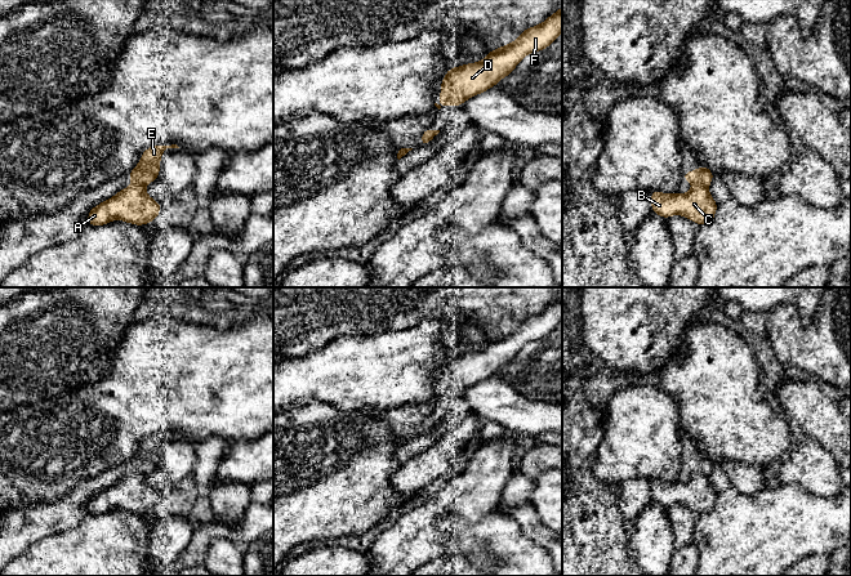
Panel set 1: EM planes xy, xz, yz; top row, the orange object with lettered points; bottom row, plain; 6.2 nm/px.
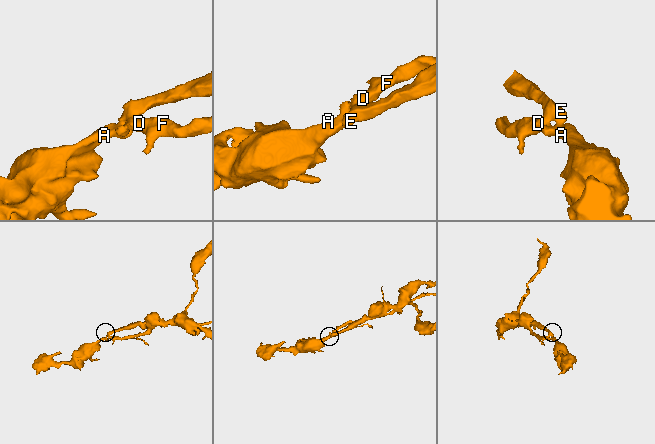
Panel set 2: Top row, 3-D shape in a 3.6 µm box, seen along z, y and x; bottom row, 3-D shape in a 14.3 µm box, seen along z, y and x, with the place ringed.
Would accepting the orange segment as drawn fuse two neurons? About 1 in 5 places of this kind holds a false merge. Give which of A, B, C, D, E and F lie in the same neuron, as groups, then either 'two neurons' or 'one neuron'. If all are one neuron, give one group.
A B C D F / E; two neurons

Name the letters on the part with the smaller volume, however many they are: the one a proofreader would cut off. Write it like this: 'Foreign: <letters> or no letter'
Foreign: E

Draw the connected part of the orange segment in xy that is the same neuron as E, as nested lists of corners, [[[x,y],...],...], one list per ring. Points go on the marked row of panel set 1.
[[[177,144],[171,146],[152,146],[141,155],[141,162],[129,171],[129,178],[133,186],[150,184],[152,180],[157,180],[160,171],[160,158],[166,148],[179,148]]]

